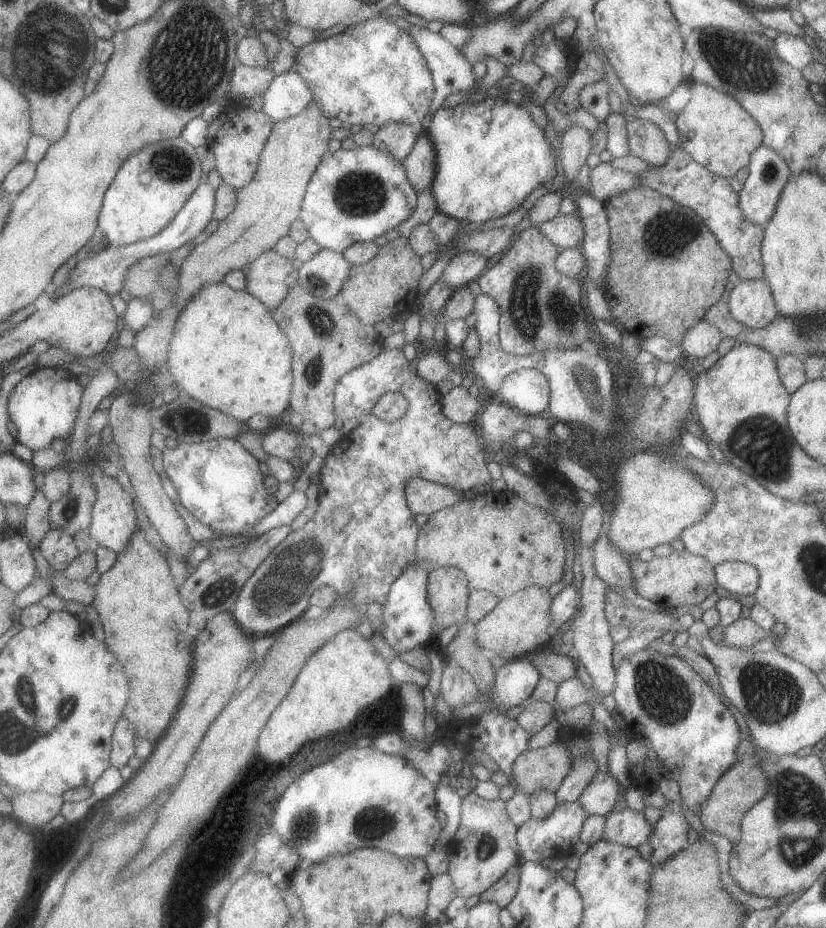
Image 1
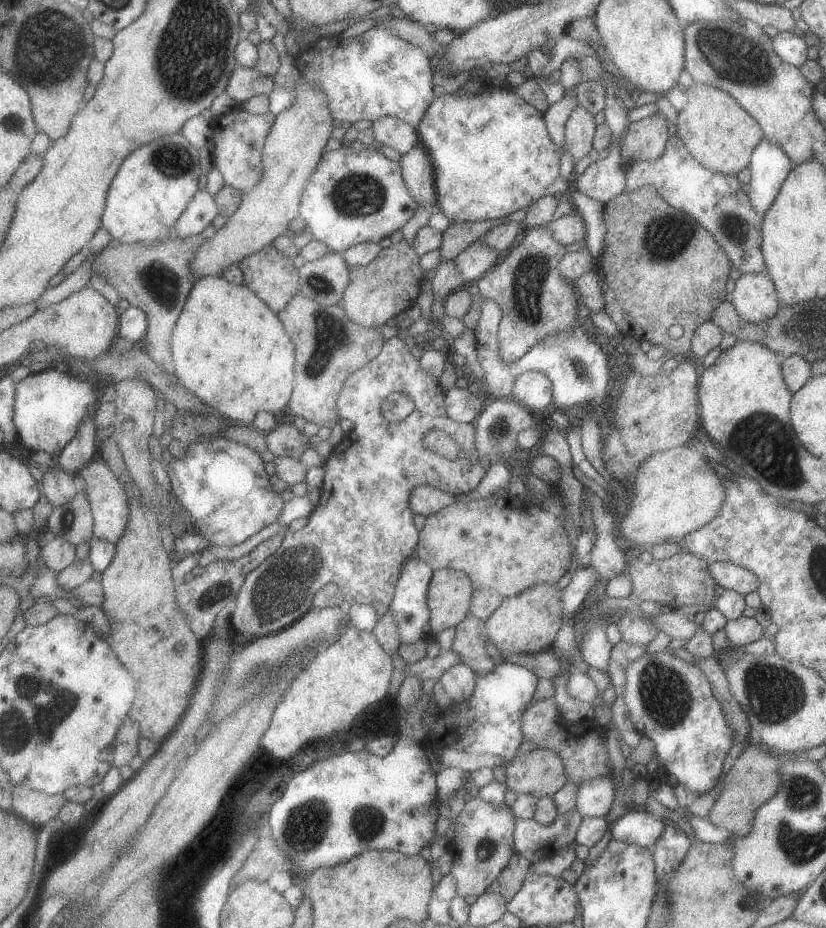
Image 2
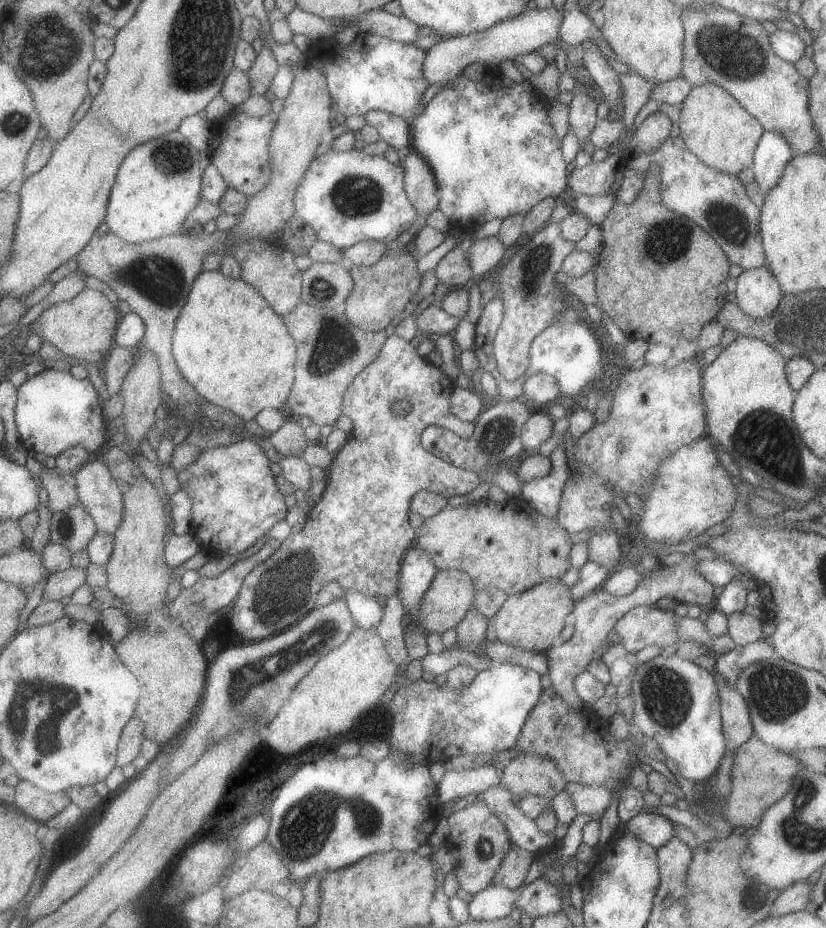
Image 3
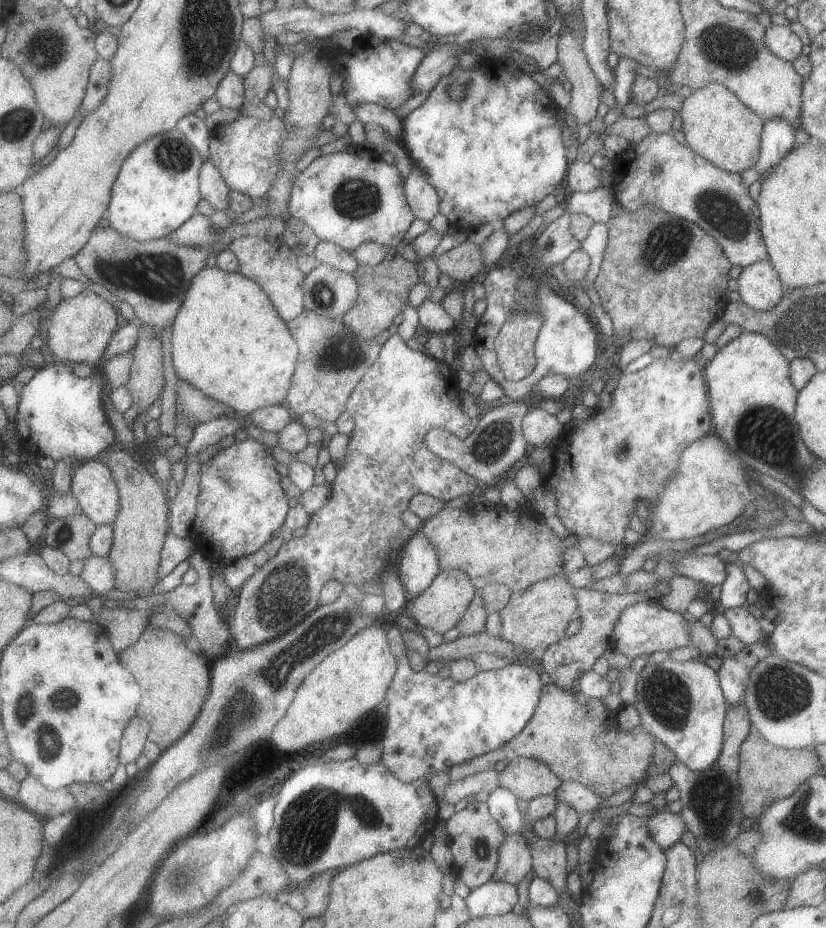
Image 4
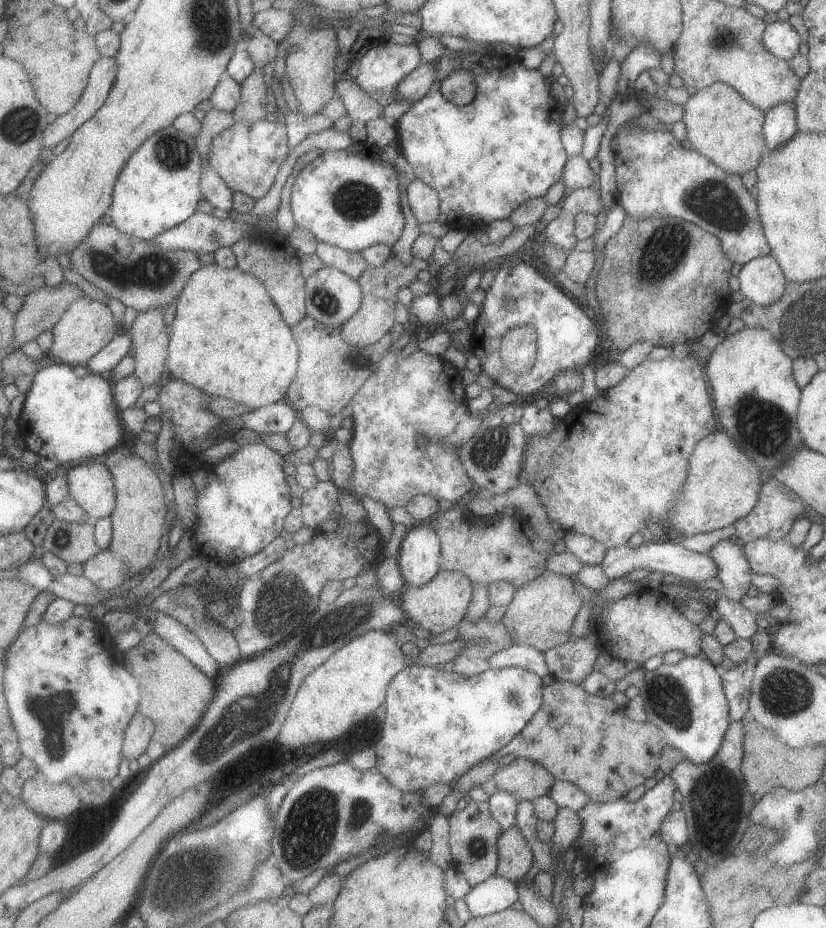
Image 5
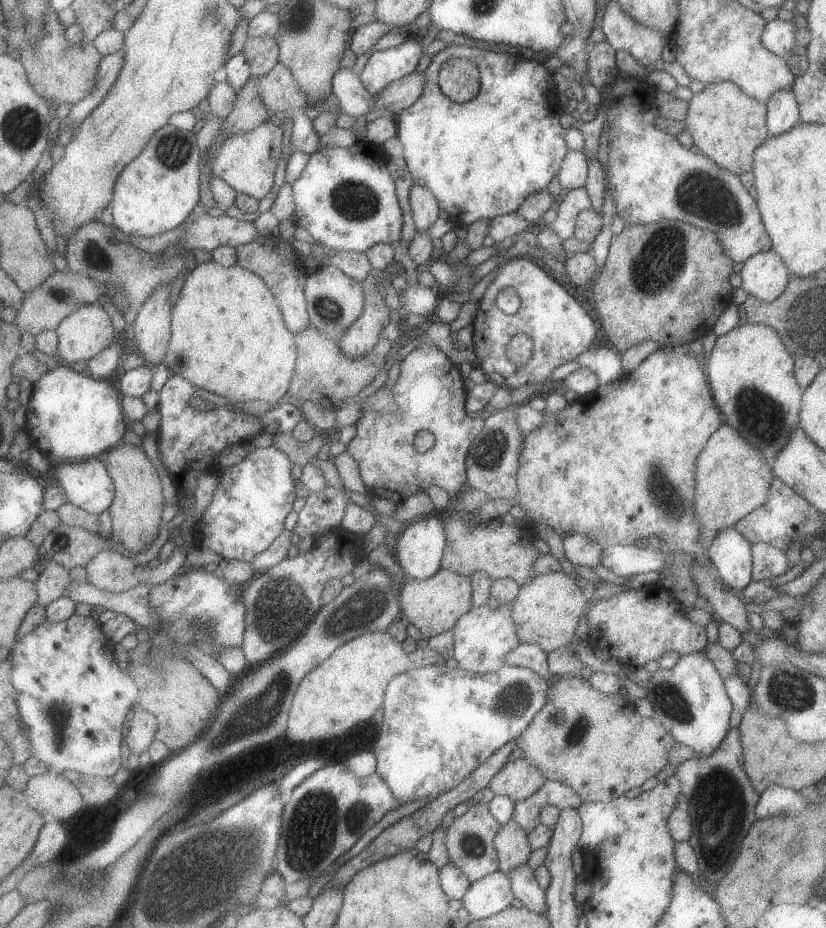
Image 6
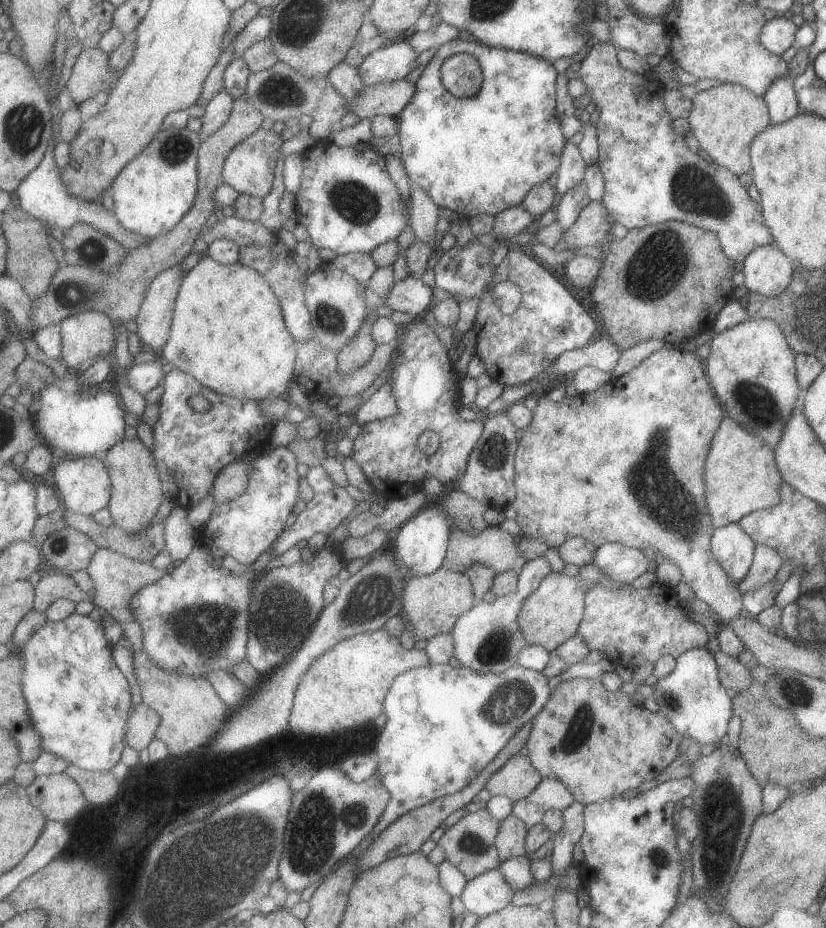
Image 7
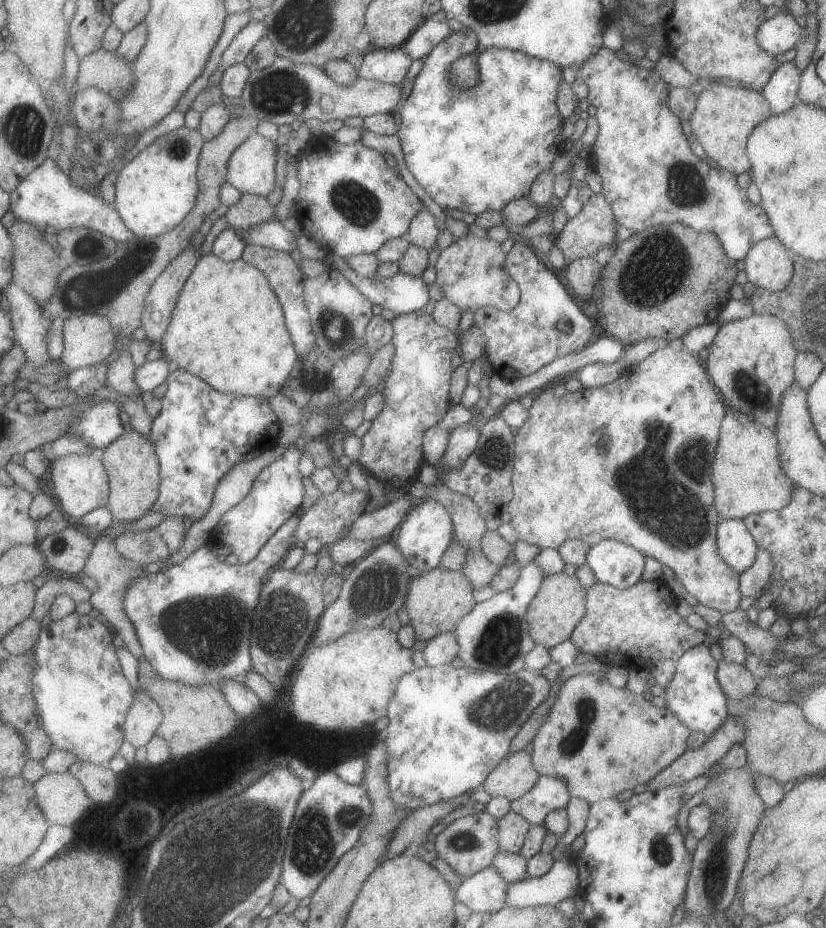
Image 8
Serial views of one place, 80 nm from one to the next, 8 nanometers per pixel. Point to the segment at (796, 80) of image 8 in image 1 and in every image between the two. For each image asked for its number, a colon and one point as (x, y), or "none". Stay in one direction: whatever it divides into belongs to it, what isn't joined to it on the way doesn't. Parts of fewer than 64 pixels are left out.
1: (767, 173)
2: (769, 164)
3: (772, 152)
4: (777, 137)
5: (779, 125)
6: (782, 114)
7: (780, 98)

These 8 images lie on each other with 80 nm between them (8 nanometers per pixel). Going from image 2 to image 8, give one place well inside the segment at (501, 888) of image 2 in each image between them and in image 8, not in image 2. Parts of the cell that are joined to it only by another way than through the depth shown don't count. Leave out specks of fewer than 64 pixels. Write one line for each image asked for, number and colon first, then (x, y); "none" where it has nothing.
3: (512, 873)
4: (514, 860)
5: (514, 857)
6: (511, 842)
7: (511, 836)
8: (512, 828)

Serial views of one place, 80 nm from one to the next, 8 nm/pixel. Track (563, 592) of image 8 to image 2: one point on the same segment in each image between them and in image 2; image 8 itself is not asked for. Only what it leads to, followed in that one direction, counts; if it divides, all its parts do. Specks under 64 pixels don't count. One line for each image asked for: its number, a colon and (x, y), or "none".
2: (525, 623)
3: (532, 619)
4: (531, 620)
5: (539, 614)
6: (545, 610)
7: (549, 616)

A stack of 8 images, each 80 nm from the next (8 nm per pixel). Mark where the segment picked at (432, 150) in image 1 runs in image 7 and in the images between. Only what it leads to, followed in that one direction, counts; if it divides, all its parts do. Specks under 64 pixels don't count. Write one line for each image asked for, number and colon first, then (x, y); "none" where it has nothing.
2: (419, 172)
3: (422, 187)
4: (423, 197)
5: (424, 201)
6: (425, 205)
7: (425, 211)

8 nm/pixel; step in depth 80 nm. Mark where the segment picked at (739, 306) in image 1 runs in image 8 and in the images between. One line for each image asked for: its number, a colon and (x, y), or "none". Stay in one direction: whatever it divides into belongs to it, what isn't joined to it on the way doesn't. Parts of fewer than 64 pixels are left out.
2: (754, 297)
3: (758, 293)
4: (759, 287)
5: (761, 280)
6: (763, 276)
7: (766, 270)
8: (767, 264)

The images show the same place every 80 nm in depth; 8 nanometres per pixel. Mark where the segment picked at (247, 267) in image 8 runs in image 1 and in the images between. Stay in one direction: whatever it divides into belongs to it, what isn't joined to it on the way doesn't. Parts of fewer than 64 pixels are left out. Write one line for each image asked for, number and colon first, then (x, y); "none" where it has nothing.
1: (228, 351)
2: (230, 347)
3: (248, 370)
4: (229, 340)
5: (229, 339)
6: (229, 337)
7: (229, 332)

